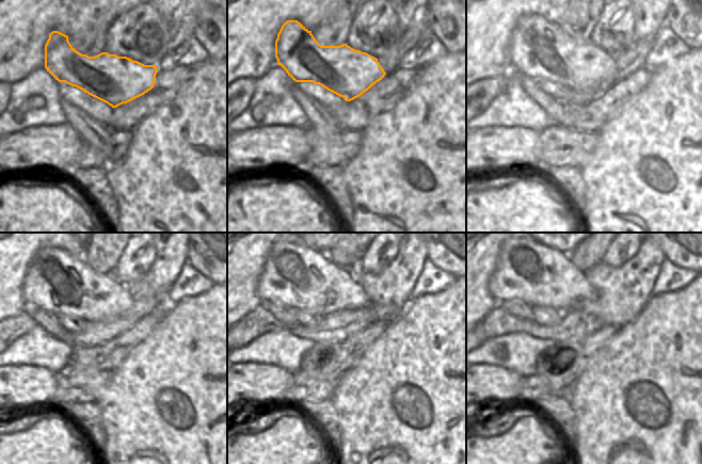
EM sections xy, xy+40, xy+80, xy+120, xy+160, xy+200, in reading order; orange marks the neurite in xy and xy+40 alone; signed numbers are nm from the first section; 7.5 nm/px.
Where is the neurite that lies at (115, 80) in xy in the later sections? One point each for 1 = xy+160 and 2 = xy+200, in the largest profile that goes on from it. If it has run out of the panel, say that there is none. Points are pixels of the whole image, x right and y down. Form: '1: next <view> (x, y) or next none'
1: next xy+160 (299, 276)
2: next xy+200 (526, 270)

